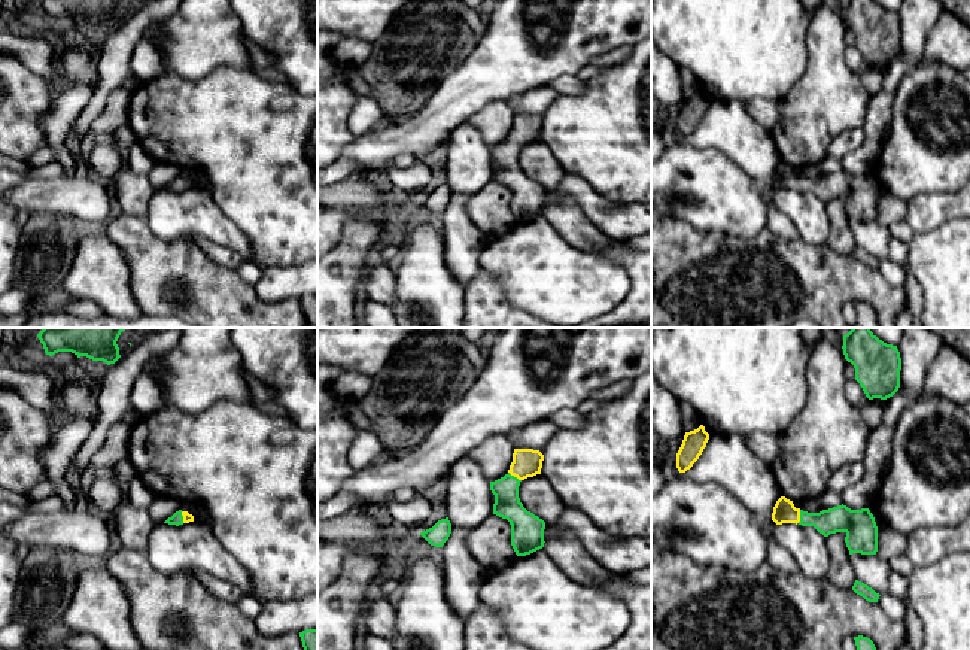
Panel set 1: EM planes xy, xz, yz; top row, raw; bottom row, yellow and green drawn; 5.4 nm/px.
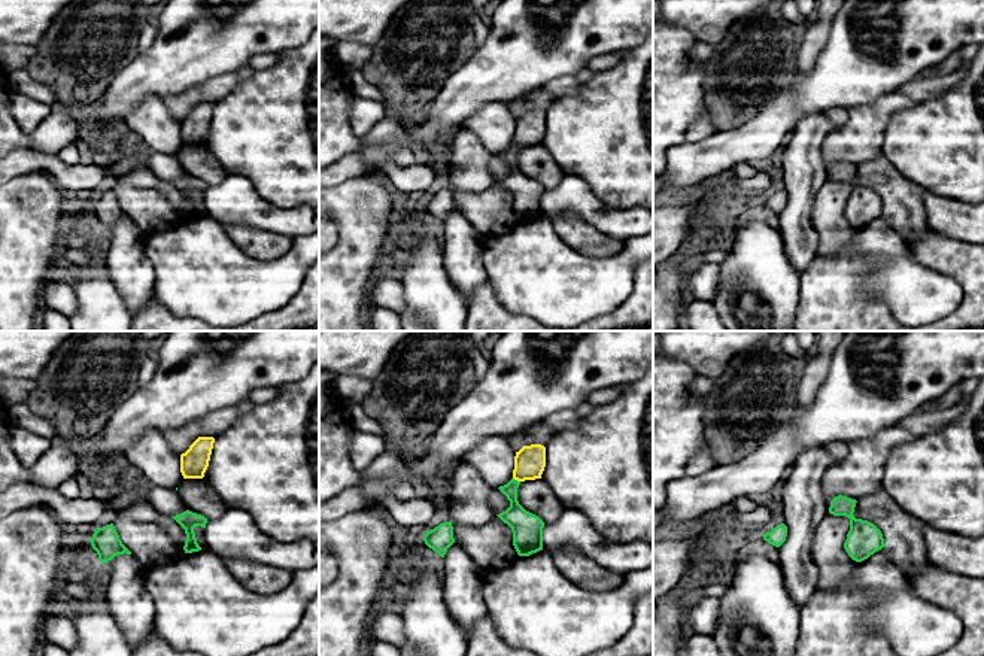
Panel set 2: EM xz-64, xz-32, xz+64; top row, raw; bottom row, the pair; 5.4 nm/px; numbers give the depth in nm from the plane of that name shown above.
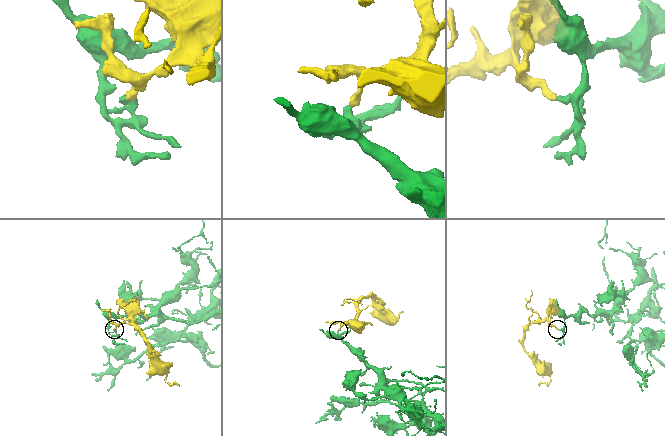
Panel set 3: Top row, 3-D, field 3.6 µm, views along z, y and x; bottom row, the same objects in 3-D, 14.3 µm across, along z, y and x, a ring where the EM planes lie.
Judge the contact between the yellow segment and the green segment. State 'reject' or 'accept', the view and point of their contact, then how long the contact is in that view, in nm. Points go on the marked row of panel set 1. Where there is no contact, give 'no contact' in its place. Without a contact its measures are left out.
accept; contact xz (514, 476); length 90 nm

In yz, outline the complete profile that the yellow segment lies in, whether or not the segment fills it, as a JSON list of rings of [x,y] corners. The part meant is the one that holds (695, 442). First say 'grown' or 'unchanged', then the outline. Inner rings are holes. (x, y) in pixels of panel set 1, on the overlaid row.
unchanged; [[[703,425],[694,431],[685,432],[682,444],[676,453],[676,468],[679,473],[685,473],[693,467],[706,447],[708,440],[709,434],[705,431]]]

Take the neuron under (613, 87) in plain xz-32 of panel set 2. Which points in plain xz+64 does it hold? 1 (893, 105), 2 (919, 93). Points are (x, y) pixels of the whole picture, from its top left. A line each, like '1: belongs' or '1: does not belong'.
1: does not belong
2: does not belong

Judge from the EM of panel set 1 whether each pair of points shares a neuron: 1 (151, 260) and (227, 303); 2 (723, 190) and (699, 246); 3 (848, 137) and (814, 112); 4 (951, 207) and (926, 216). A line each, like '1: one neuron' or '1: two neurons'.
1: one neuron
2: two neurons
3: two neurons
4: one neuron

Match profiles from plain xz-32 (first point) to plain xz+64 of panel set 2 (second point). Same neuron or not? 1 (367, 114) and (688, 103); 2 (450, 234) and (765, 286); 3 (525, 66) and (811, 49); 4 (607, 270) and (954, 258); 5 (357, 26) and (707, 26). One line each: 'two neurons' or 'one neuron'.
1: two neurons
2: two neurons
3: two neurons
4: two neurons
5: one neuron

